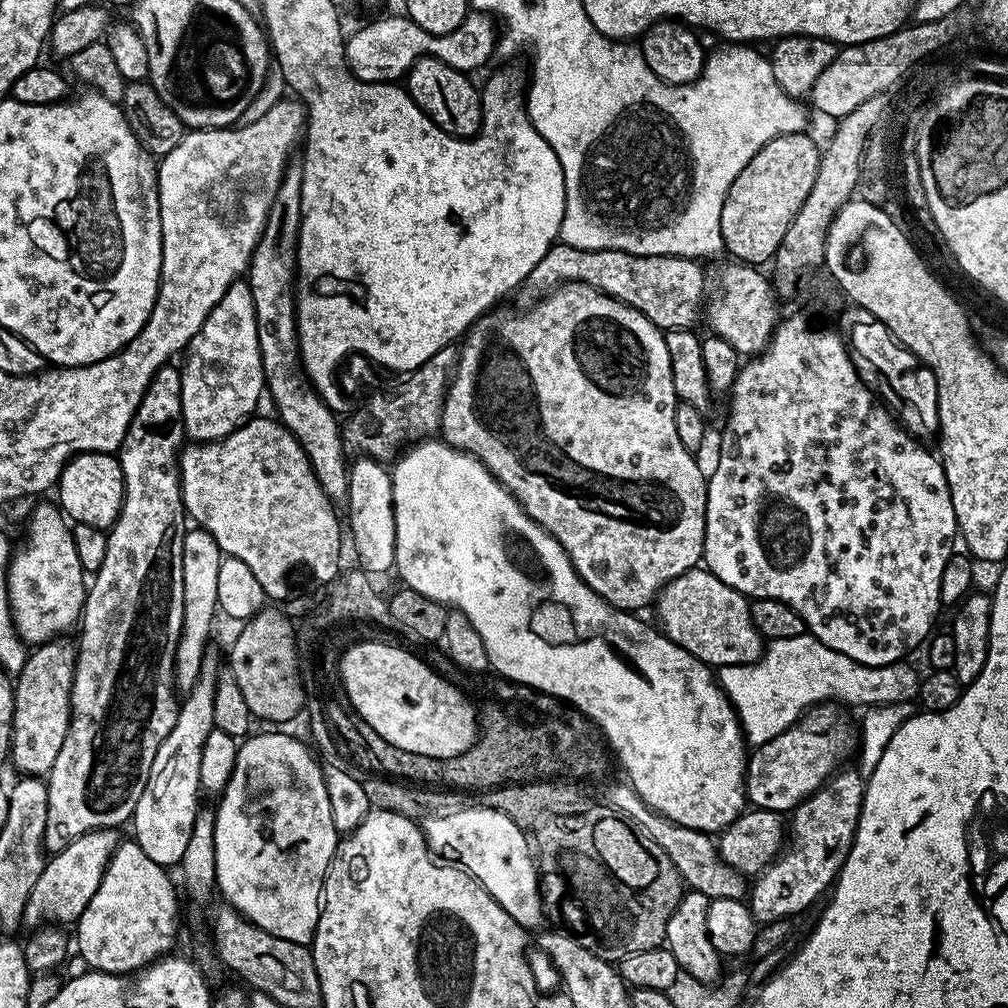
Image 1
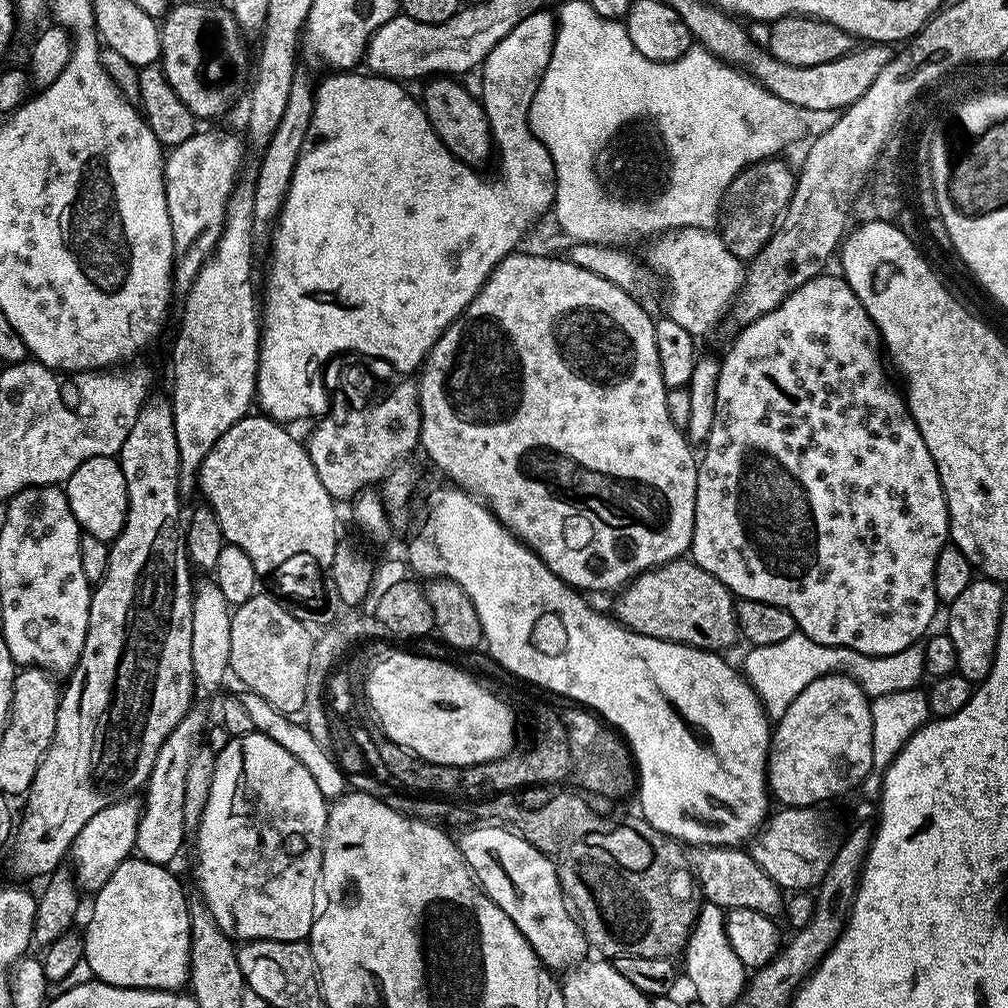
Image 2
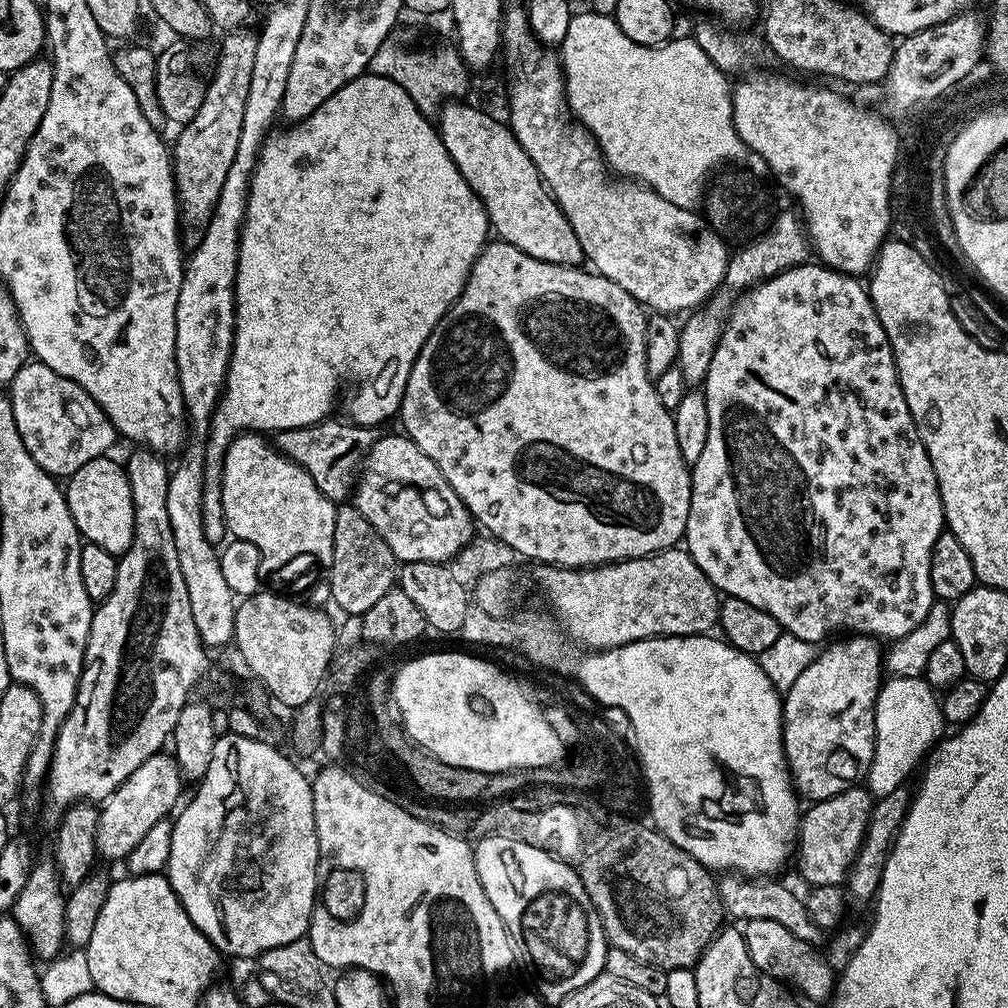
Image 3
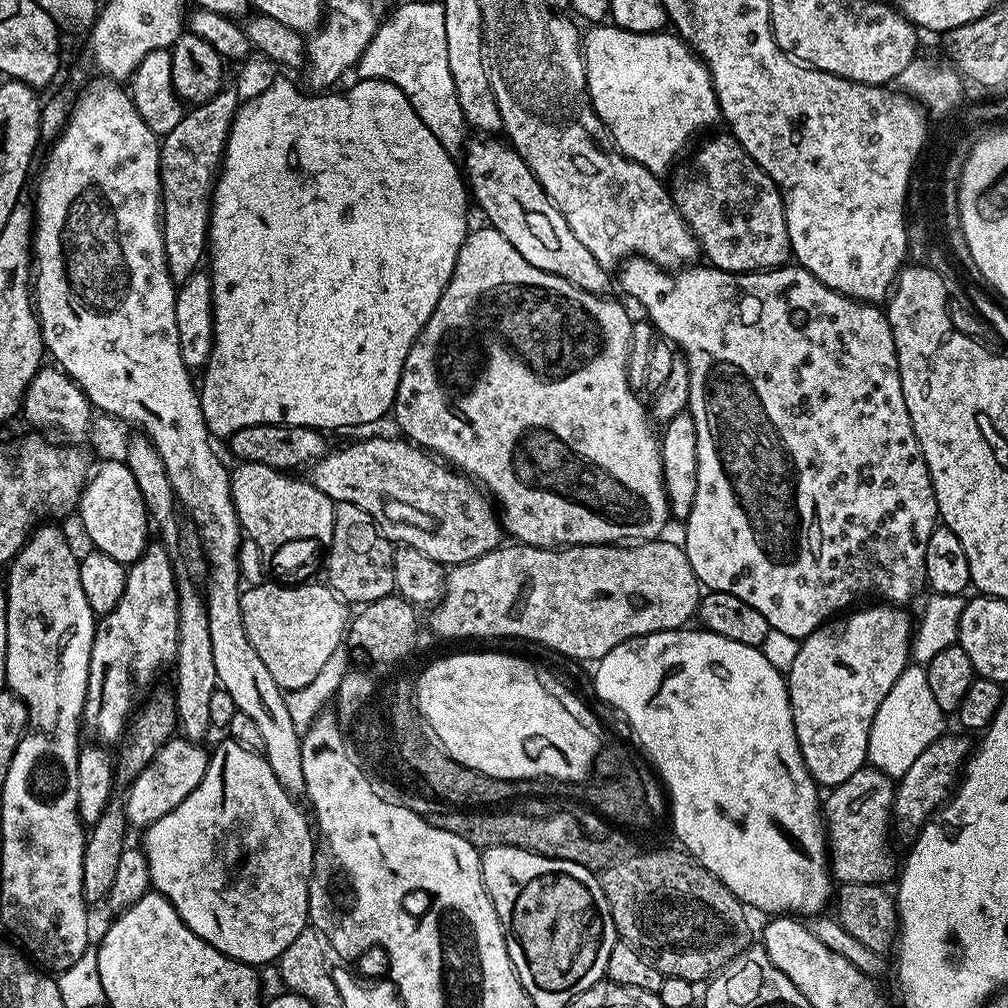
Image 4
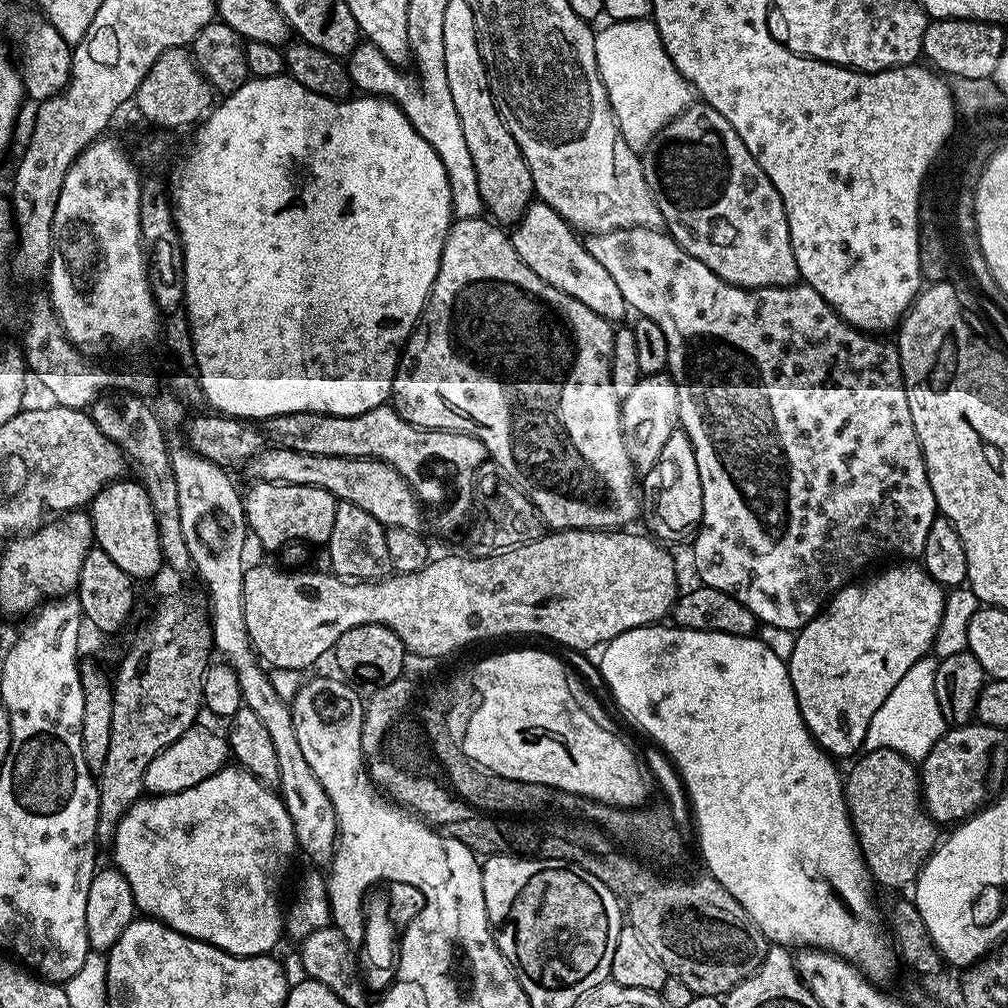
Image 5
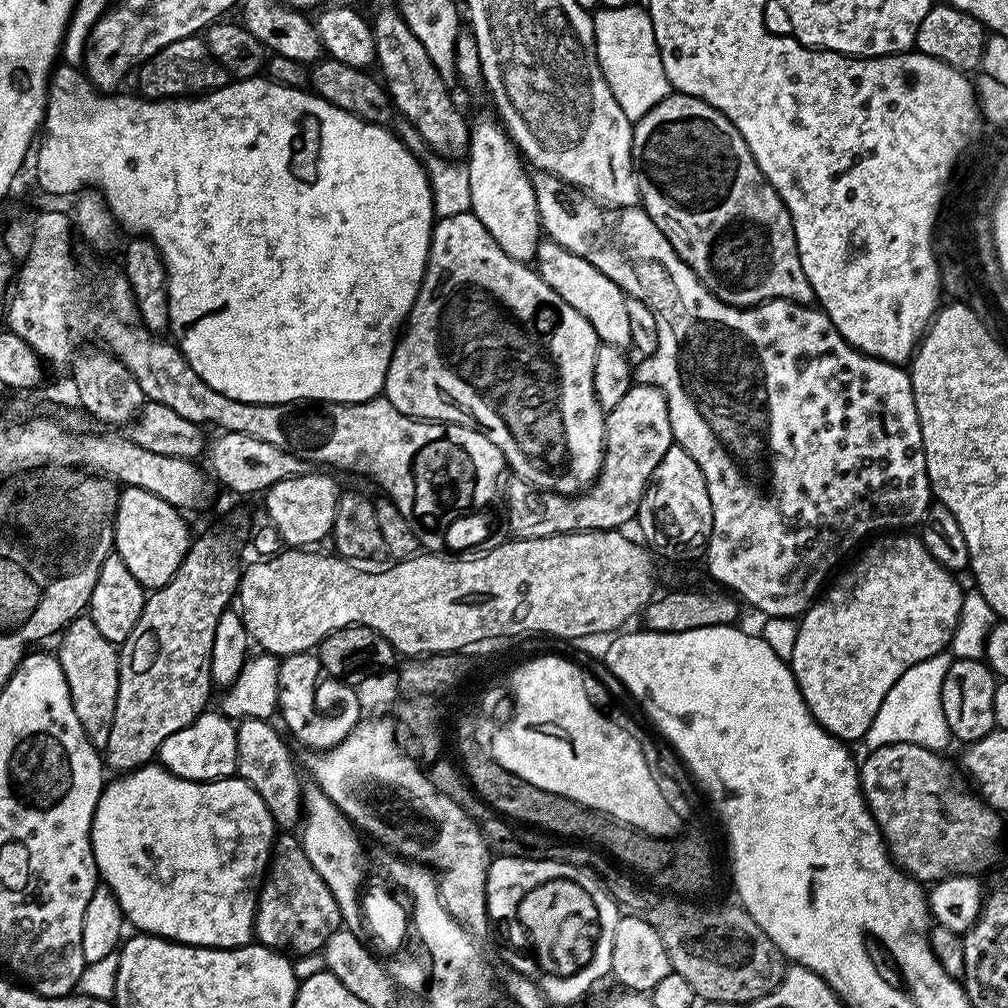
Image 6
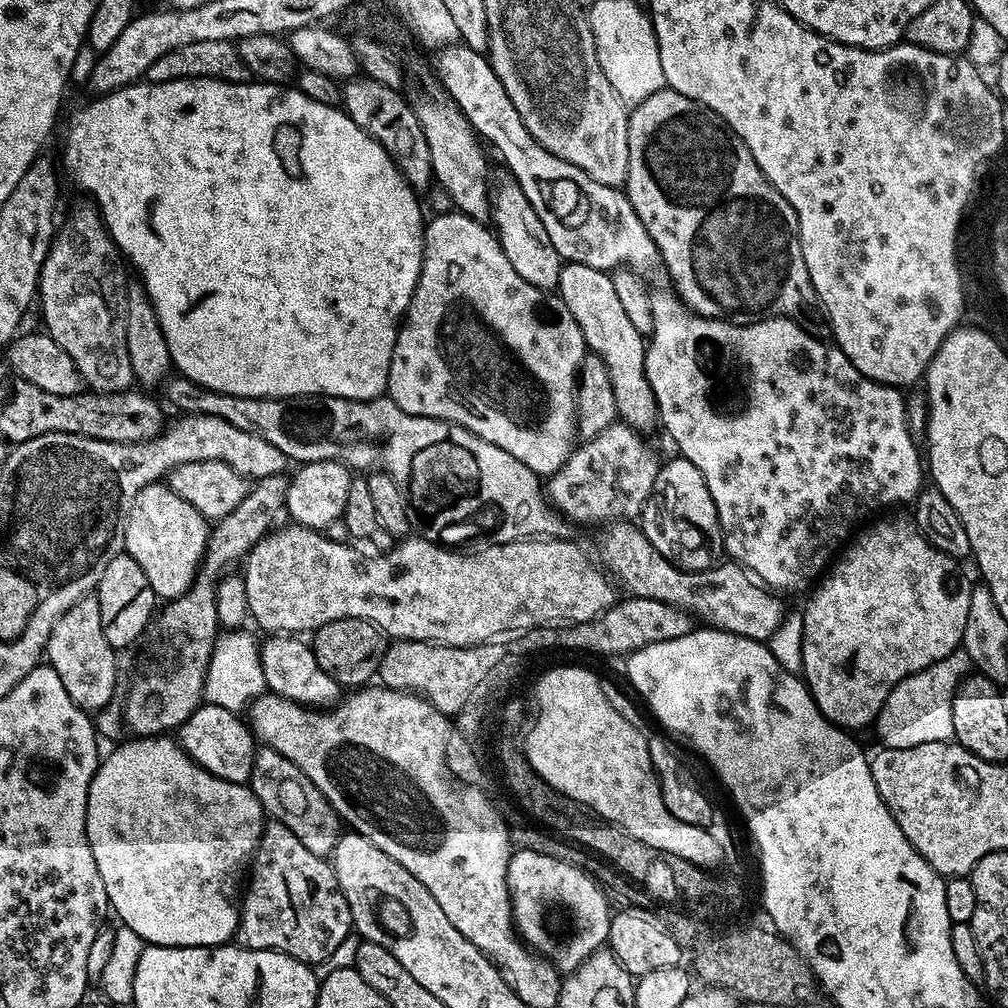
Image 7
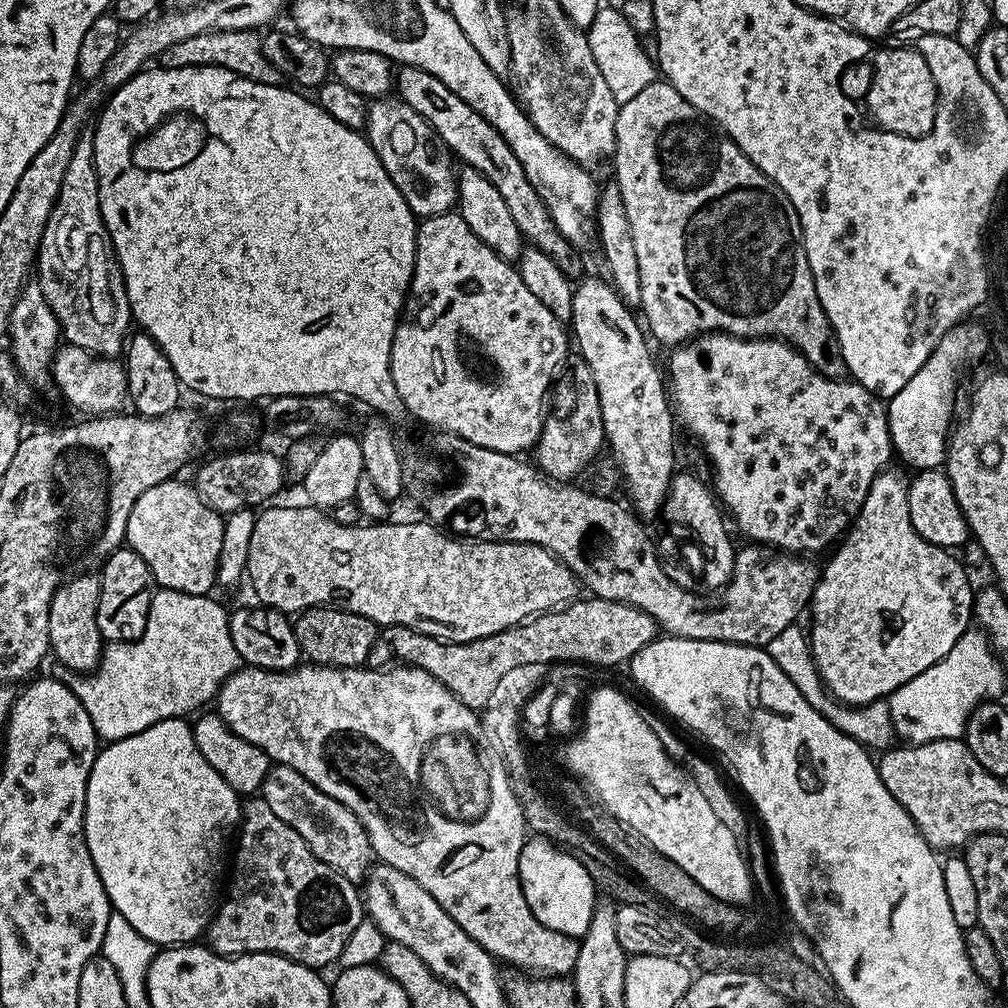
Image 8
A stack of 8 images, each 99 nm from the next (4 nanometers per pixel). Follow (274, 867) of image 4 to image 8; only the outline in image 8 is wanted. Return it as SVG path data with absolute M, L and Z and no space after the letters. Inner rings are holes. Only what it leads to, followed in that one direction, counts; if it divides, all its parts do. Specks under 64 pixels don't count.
M177 718L163 720L130 738L122 738L105 743L97 751L96 761L90 770L90 778L86 786L86 810L84 811L84 837L86 846L90 850L90 858L98 870L98 878L108 895L108 903L115 912L126 918L134 930L142 938L148 939L155 946L179 946L199 941L208 931L208 925L214 915L214 901L216 896L216 883L220 875L225 875L226 861L230 856L230 845L237 835L242 823L241 797L228 785L226 778L202 758L202 750L194 742L192 724L187 719Z

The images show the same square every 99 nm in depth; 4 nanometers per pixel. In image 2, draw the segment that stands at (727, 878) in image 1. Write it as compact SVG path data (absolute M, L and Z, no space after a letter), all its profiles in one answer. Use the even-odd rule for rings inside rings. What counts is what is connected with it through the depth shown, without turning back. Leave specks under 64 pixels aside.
M701 844L687 853L686 864L696 878L699 895L709 904L717 904L725 910L758 910L763 916L771 917L775 917L785 906L782 889L772 881L770 874L766 874L766 870L762 870L762 866L758 866L758 862L754 862L751 851L743 847Z

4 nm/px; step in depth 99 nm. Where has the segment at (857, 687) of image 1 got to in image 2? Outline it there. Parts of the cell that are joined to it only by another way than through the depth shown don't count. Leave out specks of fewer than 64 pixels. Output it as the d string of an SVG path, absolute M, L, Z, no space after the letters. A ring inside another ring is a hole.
M797 630L783 642L774 642L774 646L752 646L747 650L749 652L744 656L742 675L764 703L765 713L772 718L786 714L786 706L790 706L790 702L794 702L794 698L798 698L798 694L810 686L810 682L829 676L832 672L839 672L854 680L869 698L920 688L920 679L926 676L924 649L920 646L898 650L898 654L867 656L849 648L819 644Z

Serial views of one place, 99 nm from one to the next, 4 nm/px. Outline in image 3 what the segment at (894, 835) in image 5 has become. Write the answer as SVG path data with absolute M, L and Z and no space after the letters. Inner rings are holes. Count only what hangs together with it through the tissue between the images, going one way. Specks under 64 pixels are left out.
M853 786L834 798L815 801L812 808L803 813L800 821L800 834L796 838L794 865L804 872L804 880L812 888L820 886L843 885L848 878L854 858L864 841L866 826L874 797L867 787Z

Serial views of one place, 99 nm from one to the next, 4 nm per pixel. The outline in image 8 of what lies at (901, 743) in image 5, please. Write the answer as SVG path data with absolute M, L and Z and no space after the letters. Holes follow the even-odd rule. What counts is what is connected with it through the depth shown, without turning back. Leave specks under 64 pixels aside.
M969 630L954 642L954 650L946 654L930 670L918 674L918 678L910 678L898 690L894 690L892 695L887 697L886 703L888 713L892 716L892 726L897 737L901 741L913 744L925 744L931 740L958 740L964 735L964 728L968 724L968 719L977 704L992 702L1004 688L1005 665L1001 664L999 656L992 651L992 645L988 643L988 637L980 630Z

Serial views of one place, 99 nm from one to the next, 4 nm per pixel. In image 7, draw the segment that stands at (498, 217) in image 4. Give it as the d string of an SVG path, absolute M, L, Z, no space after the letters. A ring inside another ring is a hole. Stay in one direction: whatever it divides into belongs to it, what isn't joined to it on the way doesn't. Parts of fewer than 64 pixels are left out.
M565 263L560 269L558 295L566 302L570 314L574 314L584 335L587 351L606 362L610 386L614 386L617 417L637 430L644 430L647 424L655 425L658 420L656 399L654 390L650 390L644 365L646 340L638 330L634 330L630 318L626 318L626 310L622 310L622 301L614 290L611 275L590 266Z

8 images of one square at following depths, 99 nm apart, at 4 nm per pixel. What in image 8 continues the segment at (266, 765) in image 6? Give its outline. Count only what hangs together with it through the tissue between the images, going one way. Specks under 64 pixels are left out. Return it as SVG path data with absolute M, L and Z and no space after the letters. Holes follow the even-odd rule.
M284 764L269 767L268 777L264 779L262 798L286 826L290 826L310 846L310 850L326 866L342 874L351 884L359 885L374 867L372 843L360 819L342 802L330 798L318 786L314 786L298 770L287 768Z

